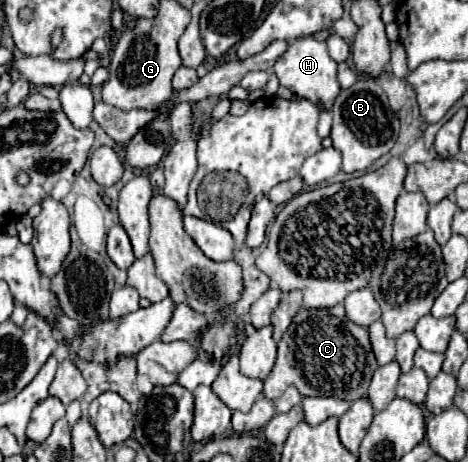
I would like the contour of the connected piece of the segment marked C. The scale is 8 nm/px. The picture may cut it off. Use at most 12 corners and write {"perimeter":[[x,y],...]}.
{"perimeter":[[342,304],[300,308],[264,396],[366,396],[378,364]]}

